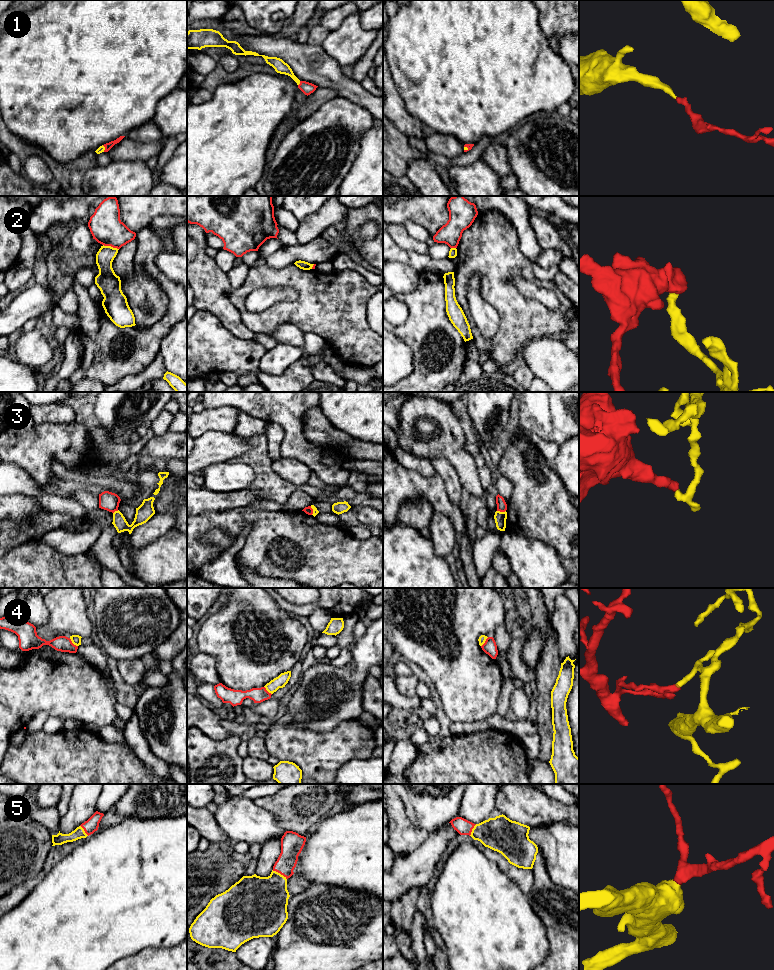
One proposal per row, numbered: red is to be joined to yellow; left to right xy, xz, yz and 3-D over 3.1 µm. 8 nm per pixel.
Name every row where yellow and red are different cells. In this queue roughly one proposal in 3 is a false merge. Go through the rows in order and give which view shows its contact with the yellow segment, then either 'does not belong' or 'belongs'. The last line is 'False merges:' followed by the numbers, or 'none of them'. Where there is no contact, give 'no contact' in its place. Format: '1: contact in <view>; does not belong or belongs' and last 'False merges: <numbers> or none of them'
1: contact in xz; belongs
2: contact in xy; does not belong
3: contact in yz; does not belong
4: contact in xy; does not belong
5: contact in xz; belongs
False merges: 2, 3, 4

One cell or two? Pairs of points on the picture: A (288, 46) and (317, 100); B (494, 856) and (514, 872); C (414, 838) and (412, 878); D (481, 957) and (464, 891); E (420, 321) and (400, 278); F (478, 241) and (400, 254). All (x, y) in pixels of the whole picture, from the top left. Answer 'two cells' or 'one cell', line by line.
A: two cells
B: one cell
C: two cells
D: one cell
E: two cells
F: two cells

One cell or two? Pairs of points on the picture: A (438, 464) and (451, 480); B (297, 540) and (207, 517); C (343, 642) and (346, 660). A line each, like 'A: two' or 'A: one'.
A: one
B: one
C: one

